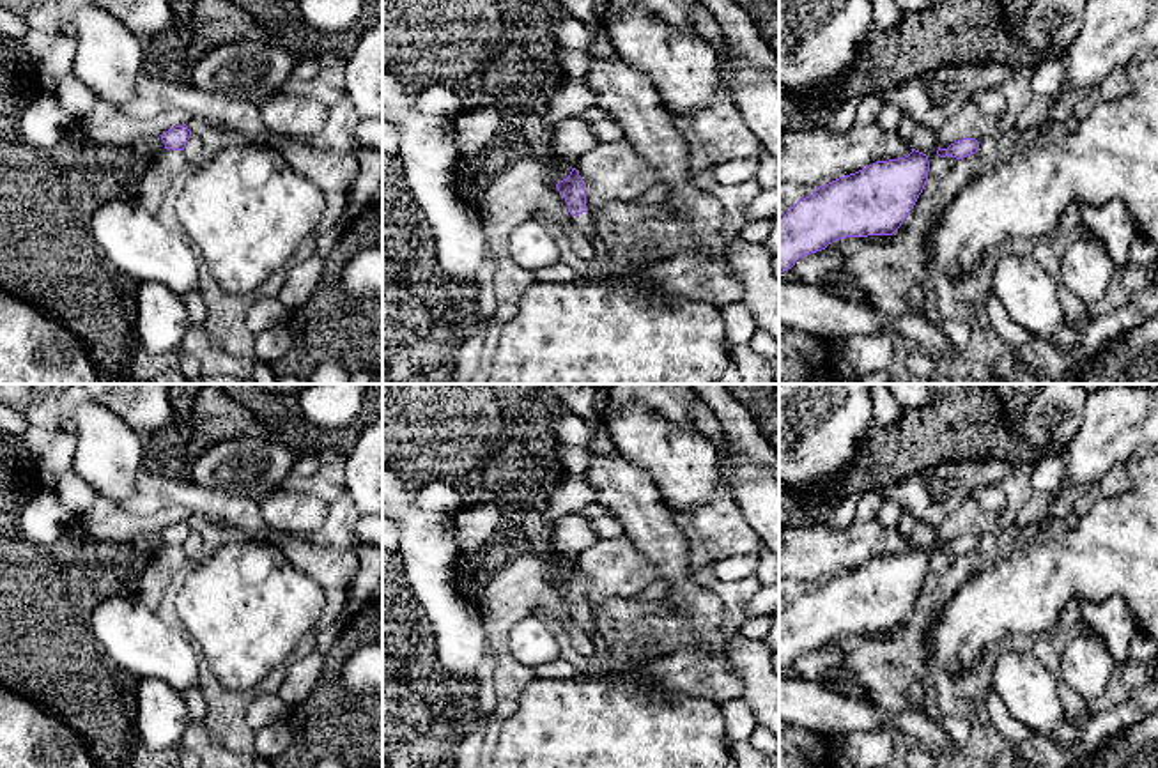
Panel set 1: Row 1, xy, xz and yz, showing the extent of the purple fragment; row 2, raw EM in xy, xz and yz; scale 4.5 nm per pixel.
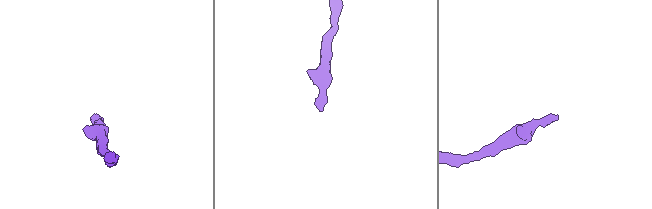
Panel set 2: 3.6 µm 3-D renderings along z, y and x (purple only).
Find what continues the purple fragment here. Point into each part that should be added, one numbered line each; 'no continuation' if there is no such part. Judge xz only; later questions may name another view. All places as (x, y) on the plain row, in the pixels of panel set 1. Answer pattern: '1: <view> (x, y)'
1: xz (583, 618)

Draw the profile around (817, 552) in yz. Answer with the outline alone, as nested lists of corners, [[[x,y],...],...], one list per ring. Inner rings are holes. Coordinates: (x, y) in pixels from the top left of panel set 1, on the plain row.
[[[876,520],[853,522],[848,529],[832,529],[825,522],[779,529],[779,577],[799,582],[825,582],[855,570],[876,557],[905,554],[912,549],[898,527],[884,527]]]

